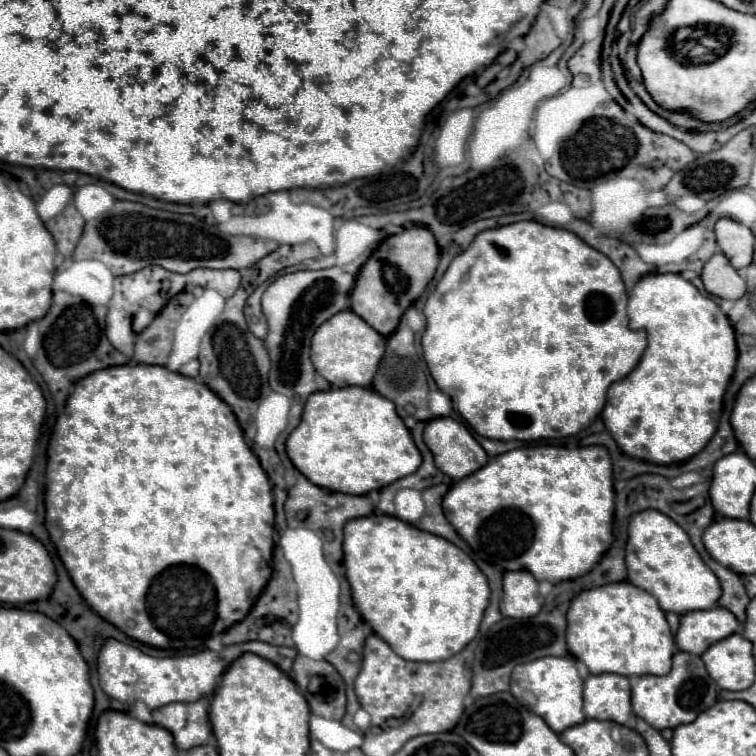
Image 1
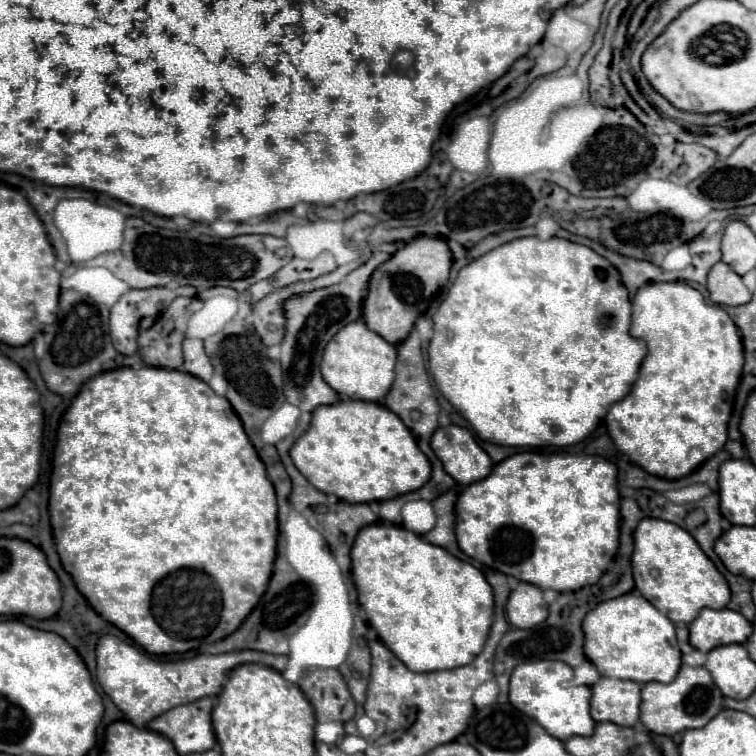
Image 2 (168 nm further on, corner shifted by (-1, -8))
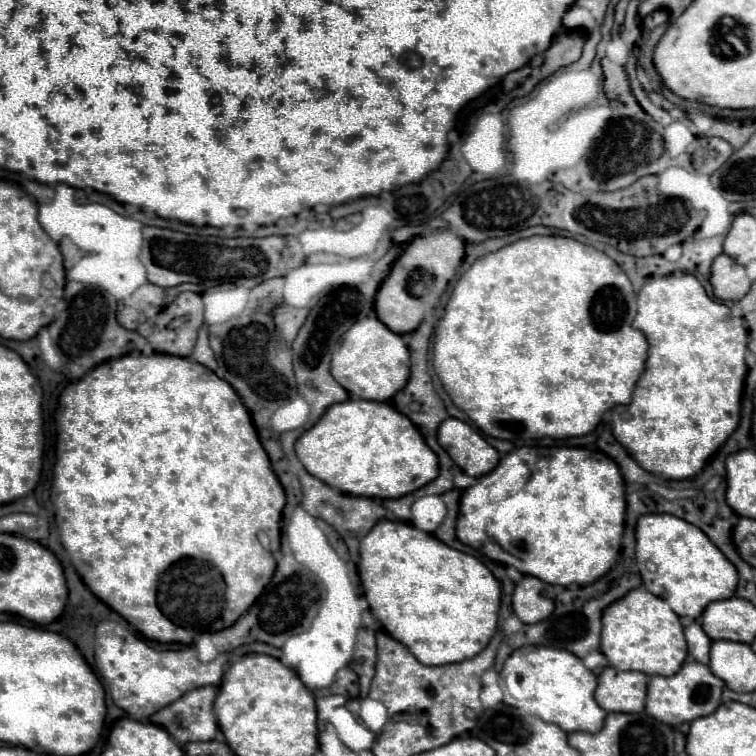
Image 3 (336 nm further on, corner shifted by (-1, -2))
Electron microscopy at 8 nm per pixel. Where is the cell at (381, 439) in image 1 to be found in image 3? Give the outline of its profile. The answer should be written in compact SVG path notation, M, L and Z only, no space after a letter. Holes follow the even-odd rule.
M349 398L345 402L329 406L327 412L319 418L319 422L295 442L295 452L309 474L353 496L367 496L367 498L381 498L381 500L401 498L429 484L439 476L437 454L425 444L423 436L413 426L413 422L387 402Z

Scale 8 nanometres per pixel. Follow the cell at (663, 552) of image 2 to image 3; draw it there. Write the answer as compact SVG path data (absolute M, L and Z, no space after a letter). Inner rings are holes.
M645 514L637 520L635 538L635 558L645 588L665 598L675 614L699 618L709 602L725 600L735 594L739 578L735 566L695 524L673 514Z

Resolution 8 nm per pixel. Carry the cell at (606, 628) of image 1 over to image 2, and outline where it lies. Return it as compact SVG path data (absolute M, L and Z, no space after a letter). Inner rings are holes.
M637 592L605 600L583 618L583 652L601 676L635 682L671 682L681 666L673 622Z

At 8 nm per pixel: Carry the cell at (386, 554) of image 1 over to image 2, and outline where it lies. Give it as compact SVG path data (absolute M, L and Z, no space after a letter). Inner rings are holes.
M389 522L359 530L351 562L359 604L369 624L413 672L459 668L483 650L491 628L493 590L475 566Z

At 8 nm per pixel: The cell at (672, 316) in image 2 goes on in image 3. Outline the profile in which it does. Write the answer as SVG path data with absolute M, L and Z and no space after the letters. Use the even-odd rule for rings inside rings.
M687 272L649 278L637 294L637 306L633 328L645 334L649 358L633 390L631 404L623 406L623 414L613 416L613 435L647 472L667 480L695 478L739 426L749 334L743 318L735 316L727 304L711 300L701 282Z

